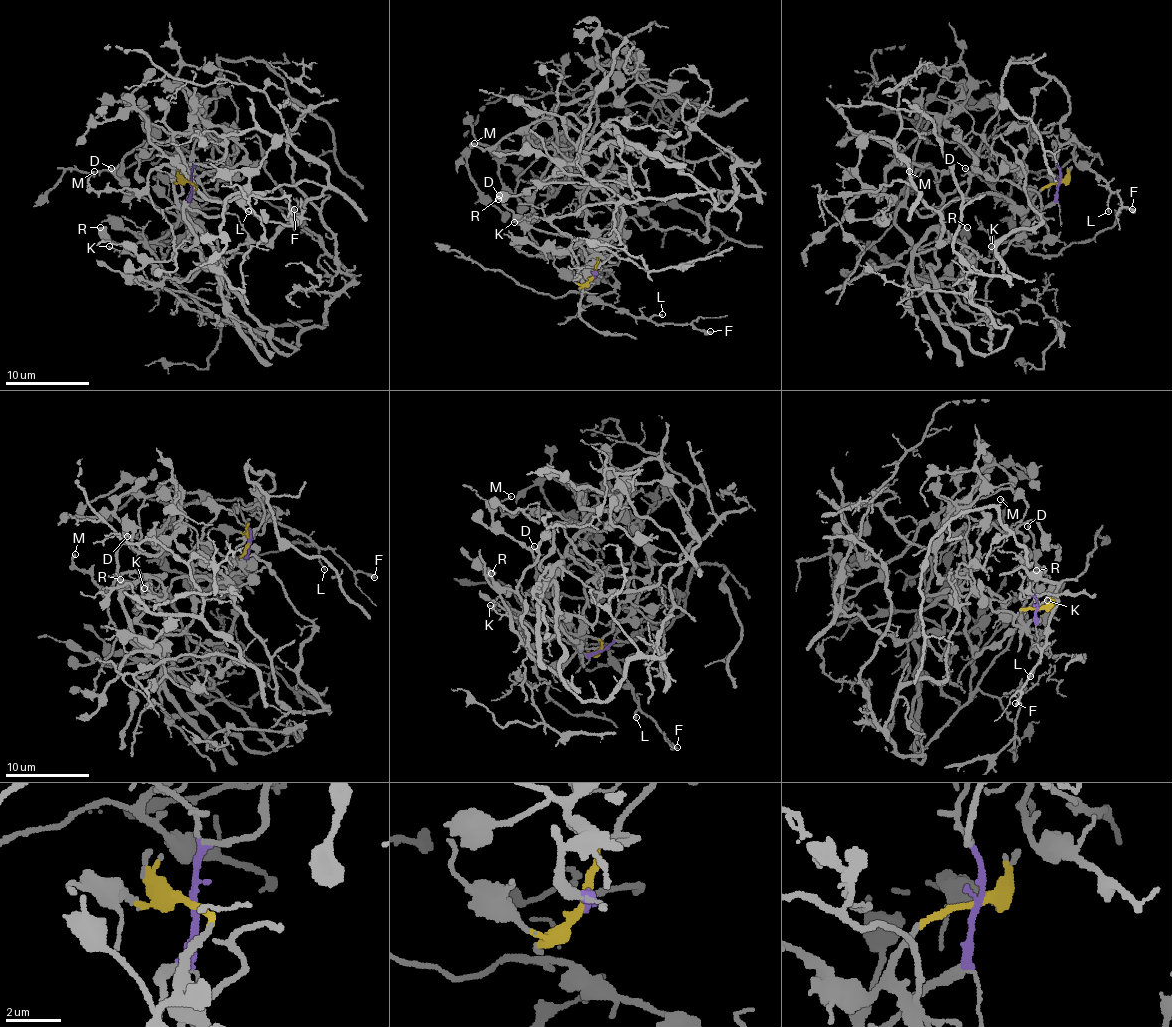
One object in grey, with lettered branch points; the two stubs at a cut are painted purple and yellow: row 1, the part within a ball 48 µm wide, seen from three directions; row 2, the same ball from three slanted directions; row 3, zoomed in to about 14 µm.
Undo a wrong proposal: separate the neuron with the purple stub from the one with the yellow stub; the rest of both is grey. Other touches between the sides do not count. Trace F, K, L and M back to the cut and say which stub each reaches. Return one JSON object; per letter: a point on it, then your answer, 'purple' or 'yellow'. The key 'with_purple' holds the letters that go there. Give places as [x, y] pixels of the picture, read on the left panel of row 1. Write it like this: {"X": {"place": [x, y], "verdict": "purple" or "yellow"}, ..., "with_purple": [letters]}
{"F": {"place": [294, 209], "verdict": "yellow"}, "K": {"place": [109, 246], "verdict": "purple"}, "L": {"place": [248, 211], "verdict": "yellow"}, "M": {"place": [94, 171], "verdict": "yellow"}, "with_purple": ["K"]}

